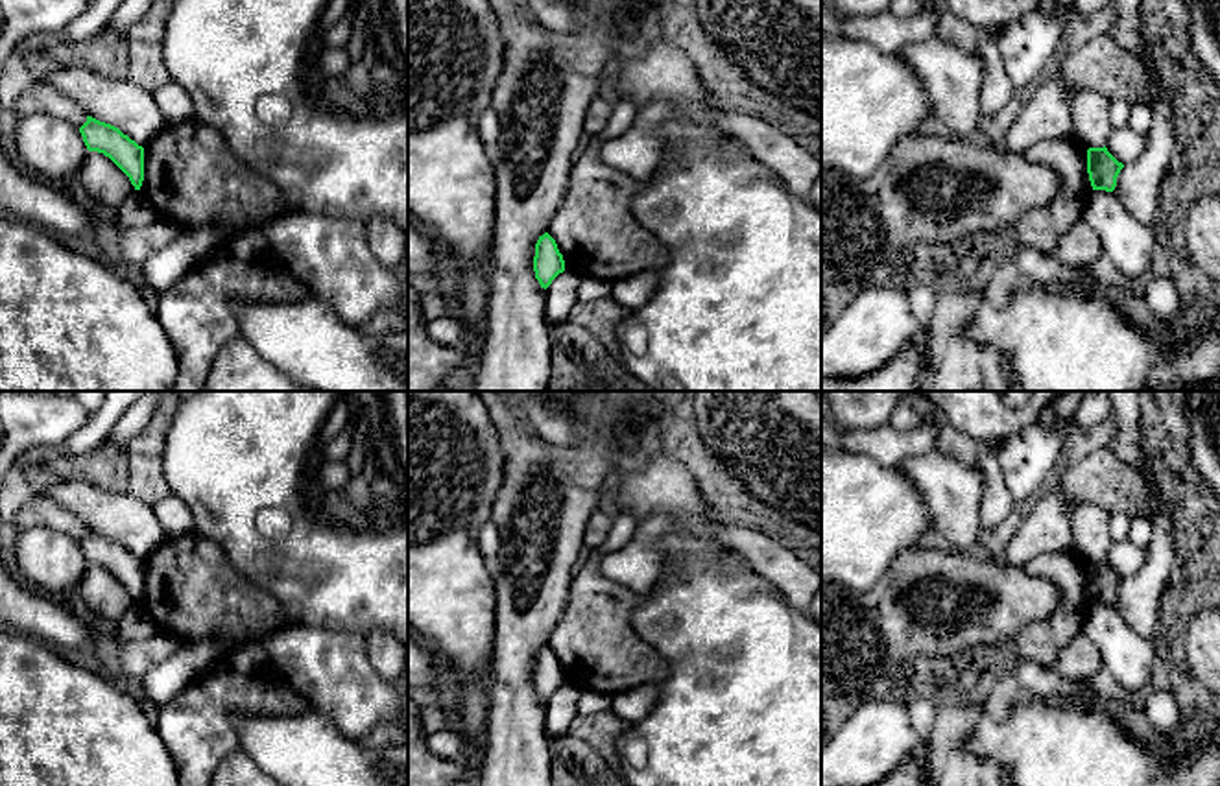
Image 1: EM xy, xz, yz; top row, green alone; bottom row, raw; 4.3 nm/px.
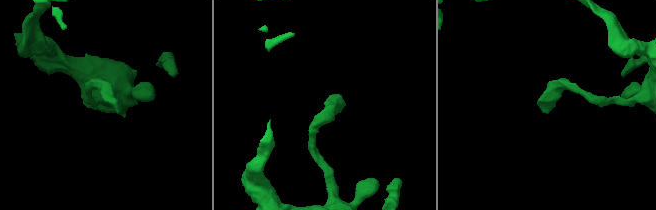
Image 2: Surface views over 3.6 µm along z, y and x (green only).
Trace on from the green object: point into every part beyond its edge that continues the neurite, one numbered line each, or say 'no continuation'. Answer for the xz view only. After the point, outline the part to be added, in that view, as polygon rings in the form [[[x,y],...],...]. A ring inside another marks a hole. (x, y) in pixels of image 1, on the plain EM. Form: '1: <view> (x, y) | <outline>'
no continuation

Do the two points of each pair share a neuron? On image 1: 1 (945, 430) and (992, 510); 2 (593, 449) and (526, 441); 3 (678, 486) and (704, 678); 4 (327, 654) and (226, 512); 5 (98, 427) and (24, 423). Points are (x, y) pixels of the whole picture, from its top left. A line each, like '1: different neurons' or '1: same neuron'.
1: same neuron
2: same neuron
3: same neuron
4: different neurons
5: different neurons

